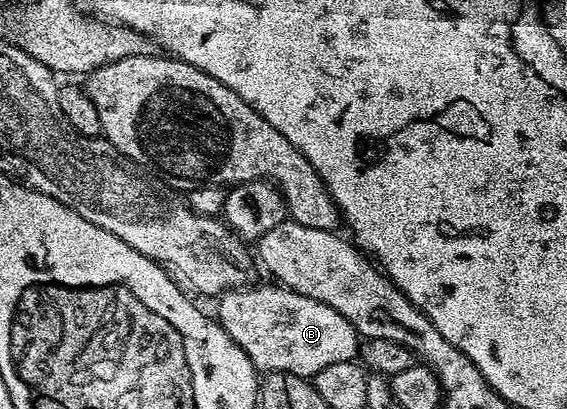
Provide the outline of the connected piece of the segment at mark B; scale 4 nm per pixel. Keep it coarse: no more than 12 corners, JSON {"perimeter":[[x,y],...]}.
{"perimeter":[[280,284],[215,317],[258,372],[313,379],[359,354],[335,308]]}

